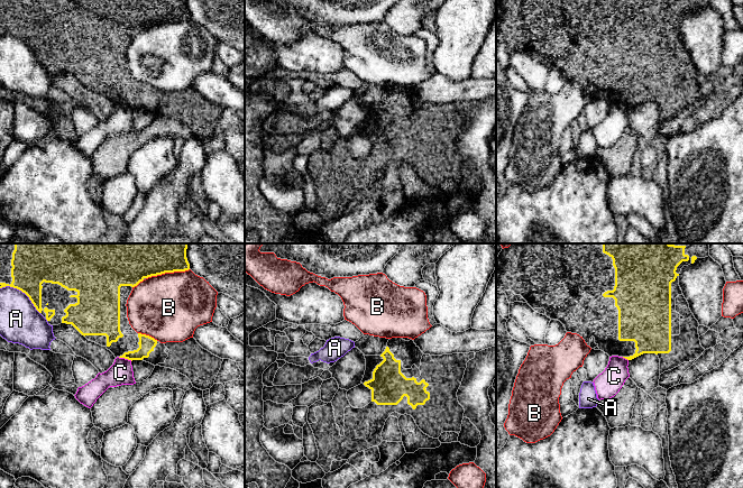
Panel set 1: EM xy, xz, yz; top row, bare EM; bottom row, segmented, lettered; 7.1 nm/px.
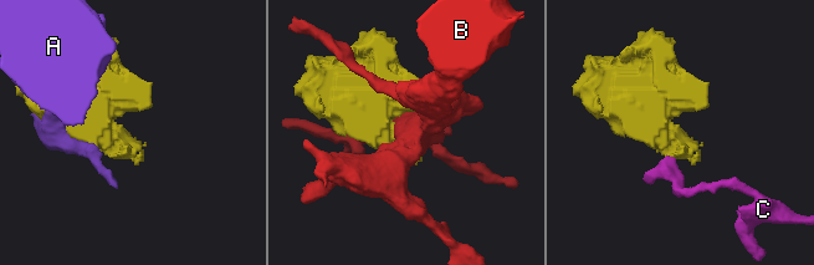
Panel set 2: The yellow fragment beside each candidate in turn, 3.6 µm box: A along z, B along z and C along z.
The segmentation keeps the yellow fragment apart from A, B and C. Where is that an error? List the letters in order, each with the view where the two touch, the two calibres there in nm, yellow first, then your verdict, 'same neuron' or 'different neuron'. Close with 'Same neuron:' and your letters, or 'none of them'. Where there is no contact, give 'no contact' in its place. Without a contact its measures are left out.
A: xy | 340/300 nm | different neuron
B: xy | 460/480 nm | different neuron
C: xy | 120/170 nm | different neuron
Same neuron: none of them

